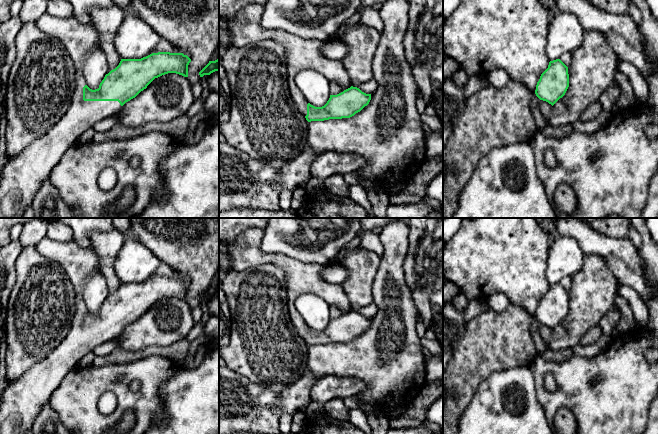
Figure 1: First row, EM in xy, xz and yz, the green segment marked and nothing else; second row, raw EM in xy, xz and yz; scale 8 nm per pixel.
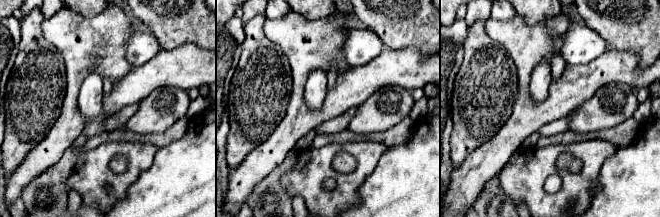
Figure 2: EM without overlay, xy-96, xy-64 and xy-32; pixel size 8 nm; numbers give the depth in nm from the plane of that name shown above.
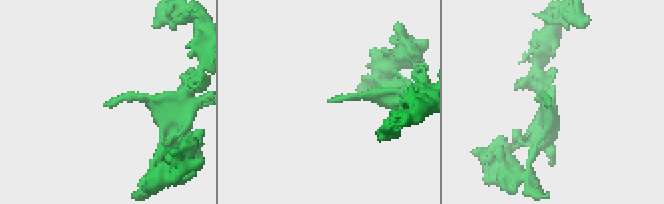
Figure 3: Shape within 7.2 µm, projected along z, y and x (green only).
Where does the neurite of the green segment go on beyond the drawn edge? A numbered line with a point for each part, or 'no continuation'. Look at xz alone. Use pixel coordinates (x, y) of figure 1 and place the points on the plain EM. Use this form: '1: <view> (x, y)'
1: xz (302, 278)

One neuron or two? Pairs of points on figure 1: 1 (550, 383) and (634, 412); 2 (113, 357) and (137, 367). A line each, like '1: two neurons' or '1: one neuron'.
1: two neurons
2: two neurons

